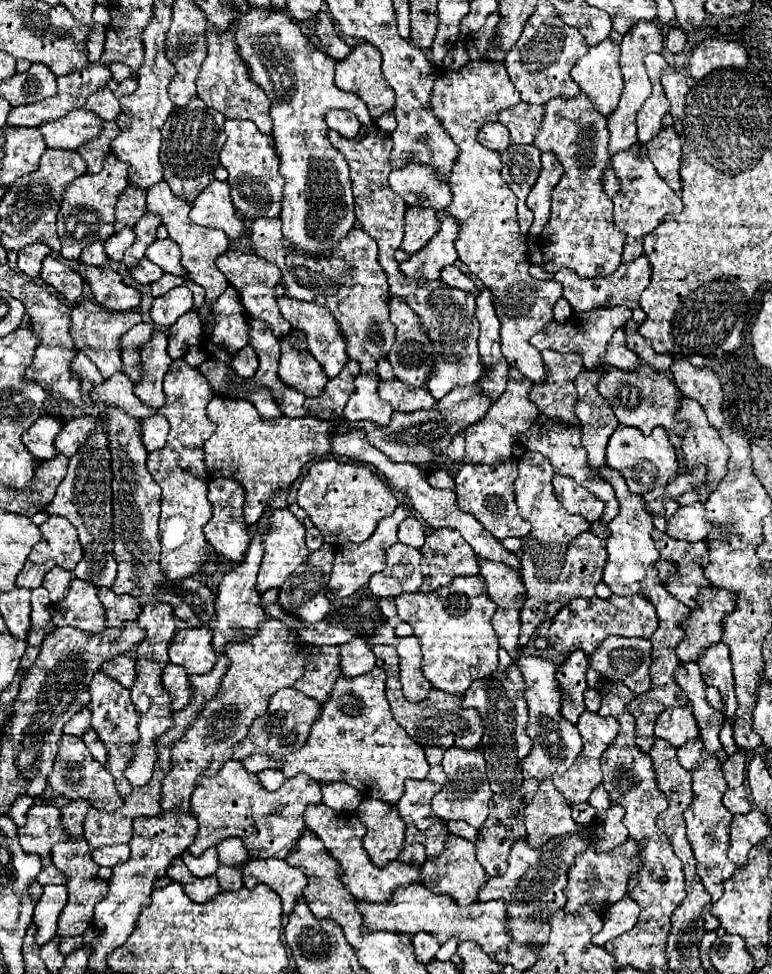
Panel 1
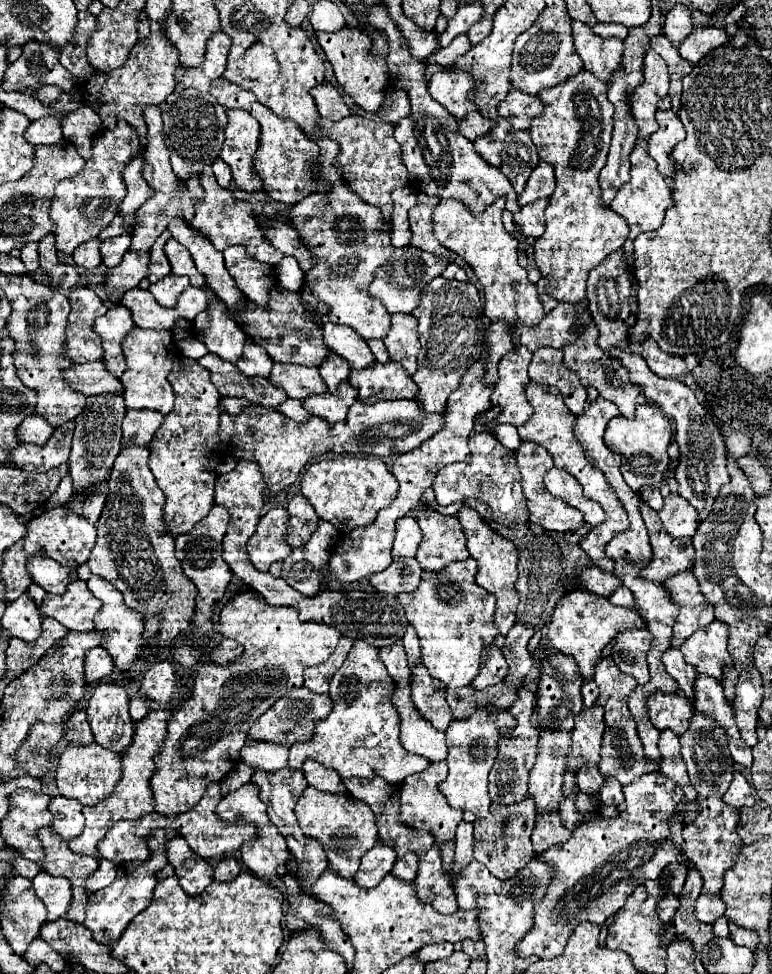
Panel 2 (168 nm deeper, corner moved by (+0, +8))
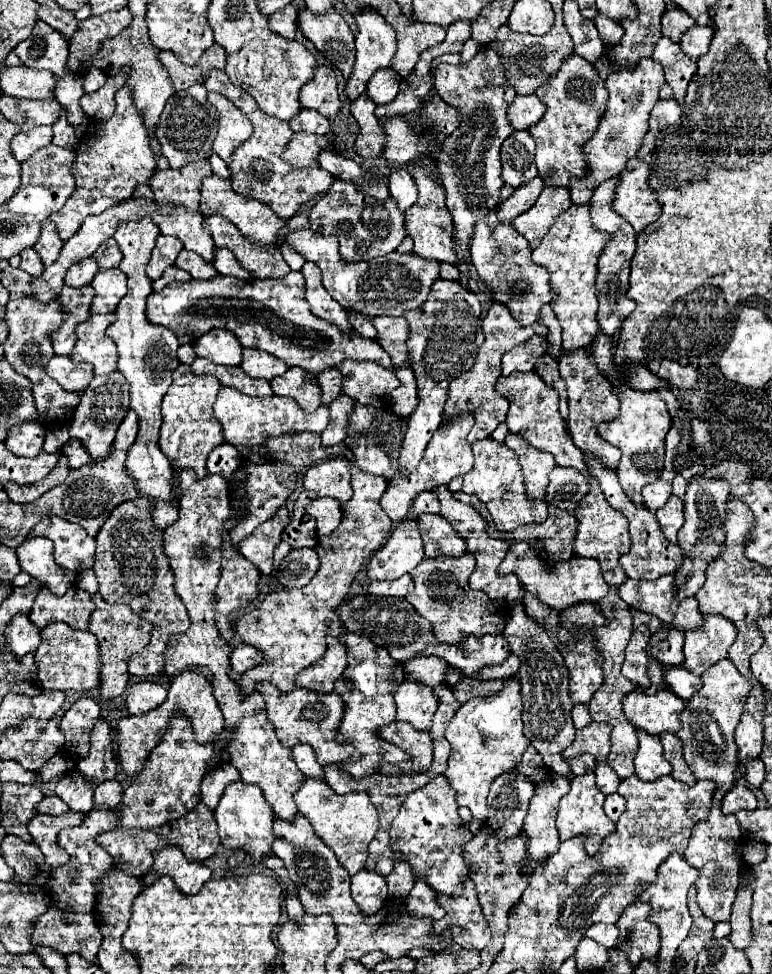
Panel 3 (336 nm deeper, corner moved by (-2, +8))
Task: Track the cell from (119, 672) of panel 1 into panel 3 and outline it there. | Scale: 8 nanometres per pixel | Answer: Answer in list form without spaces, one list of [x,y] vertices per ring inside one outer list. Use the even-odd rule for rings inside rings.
[[[53,622],[39,630],[41,646],[35,652],[39,680],[45,690],[93,690],[99,684],[99,648],[97,638],[87,630],[73,630],[67,624]]]

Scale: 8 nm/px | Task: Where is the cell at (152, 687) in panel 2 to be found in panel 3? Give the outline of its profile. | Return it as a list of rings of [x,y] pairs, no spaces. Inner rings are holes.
[[[135,682],[125,698],[127,712],[133,714],[147,714],[149,710],[157,708],[167,696],[167,690],[157,682]]]

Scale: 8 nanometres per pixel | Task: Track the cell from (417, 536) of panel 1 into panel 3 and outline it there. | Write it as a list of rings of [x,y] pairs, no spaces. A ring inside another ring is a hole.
[[[403,520],[369,560],[367,576],[371,580],[397,580],[411,572],[423,558],[417,520]]]

